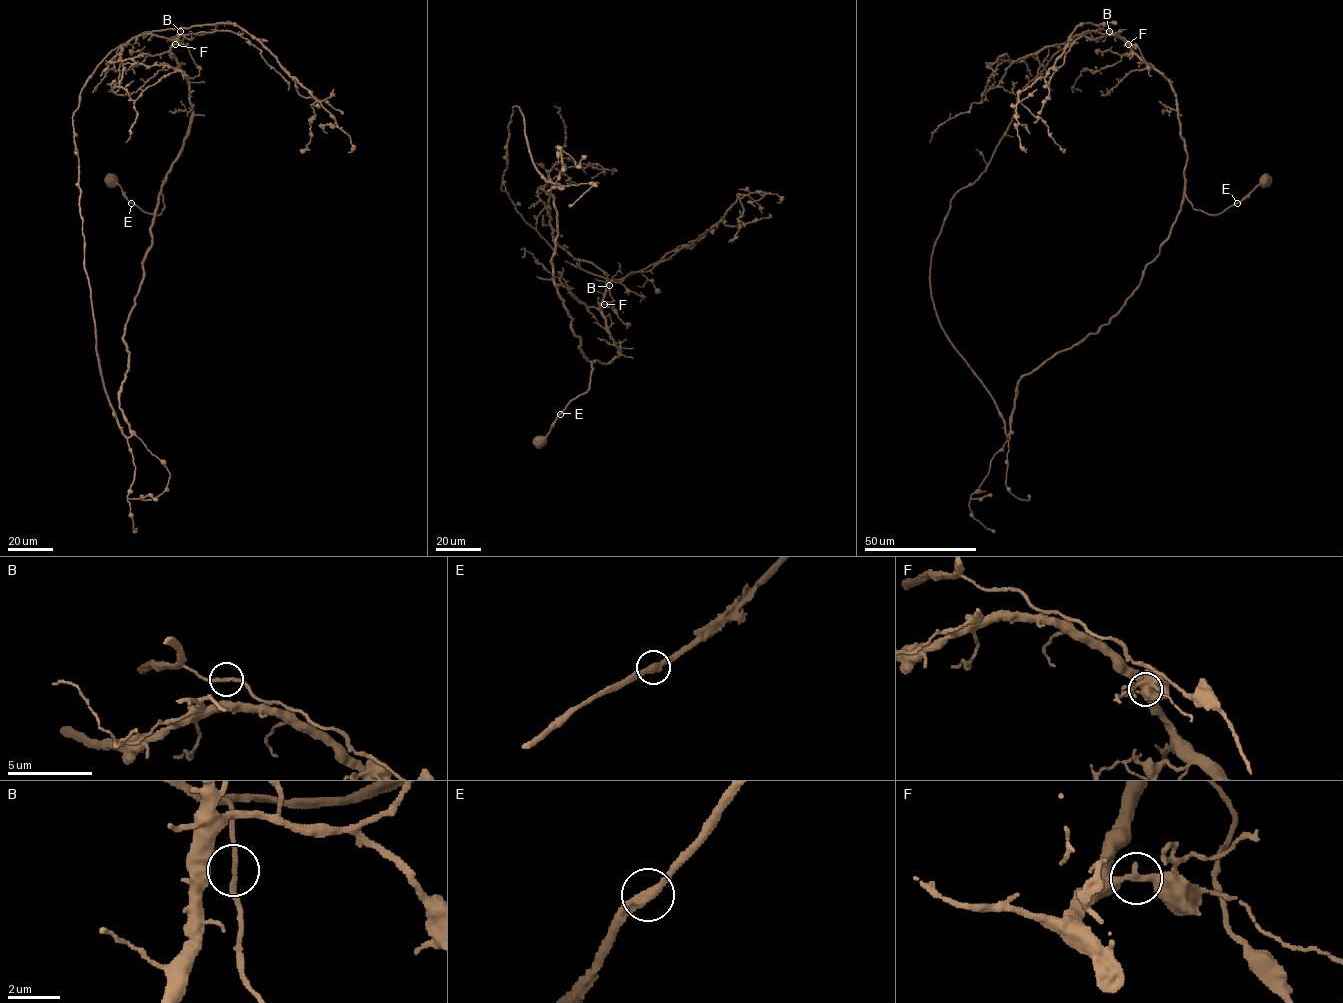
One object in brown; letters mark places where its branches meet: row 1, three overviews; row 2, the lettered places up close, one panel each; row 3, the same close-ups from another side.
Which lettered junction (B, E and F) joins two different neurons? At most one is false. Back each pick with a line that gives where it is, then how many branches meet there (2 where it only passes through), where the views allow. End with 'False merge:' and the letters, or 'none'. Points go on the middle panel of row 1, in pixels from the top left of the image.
False merge: none

